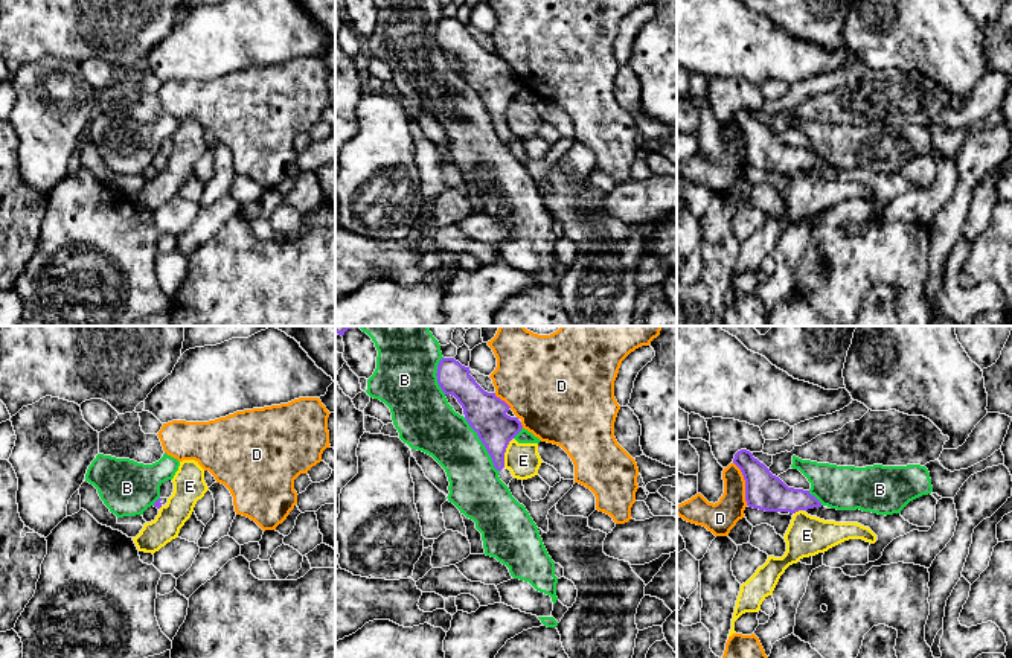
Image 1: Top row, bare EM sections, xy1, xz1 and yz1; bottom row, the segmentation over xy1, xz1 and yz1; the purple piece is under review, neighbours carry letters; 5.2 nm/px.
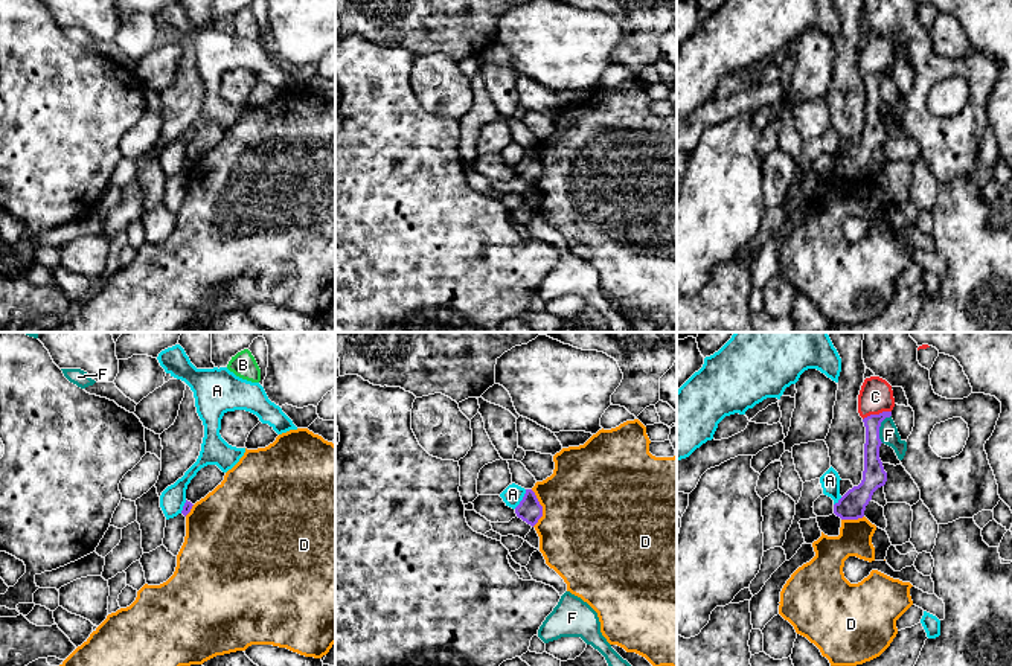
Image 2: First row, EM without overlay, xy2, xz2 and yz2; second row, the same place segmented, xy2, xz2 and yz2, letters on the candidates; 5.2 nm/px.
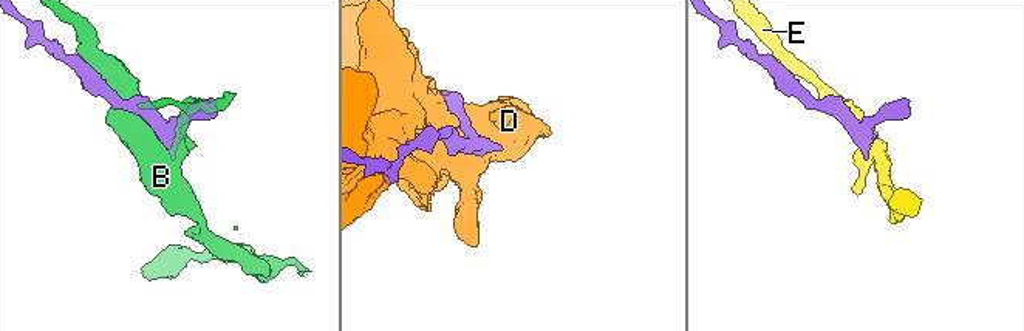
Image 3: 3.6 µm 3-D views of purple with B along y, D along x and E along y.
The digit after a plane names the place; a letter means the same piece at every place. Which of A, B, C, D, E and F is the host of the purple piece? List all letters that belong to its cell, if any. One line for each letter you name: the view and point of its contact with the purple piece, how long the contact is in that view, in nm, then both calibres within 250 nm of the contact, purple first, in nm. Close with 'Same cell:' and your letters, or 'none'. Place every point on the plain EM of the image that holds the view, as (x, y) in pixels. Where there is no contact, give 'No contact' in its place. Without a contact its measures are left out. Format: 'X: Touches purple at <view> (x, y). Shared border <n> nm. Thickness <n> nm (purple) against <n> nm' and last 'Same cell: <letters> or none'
Same cell: none

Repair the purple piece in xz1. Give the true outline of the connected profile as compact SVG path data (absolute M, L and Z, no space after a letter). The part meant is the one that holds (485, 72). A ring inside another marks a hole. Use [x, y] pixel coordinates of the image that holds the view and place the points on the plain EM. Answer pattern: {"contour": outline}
{"contour": "M442 17L436 35L442 50L454 55L462 64L466 81L485 104L500 139L509 145L514 136L504 126L504 111L509 101L521 90L521 81L508 75L511 65L495 52L485 50L469 34L469 26L454 17Z"}

